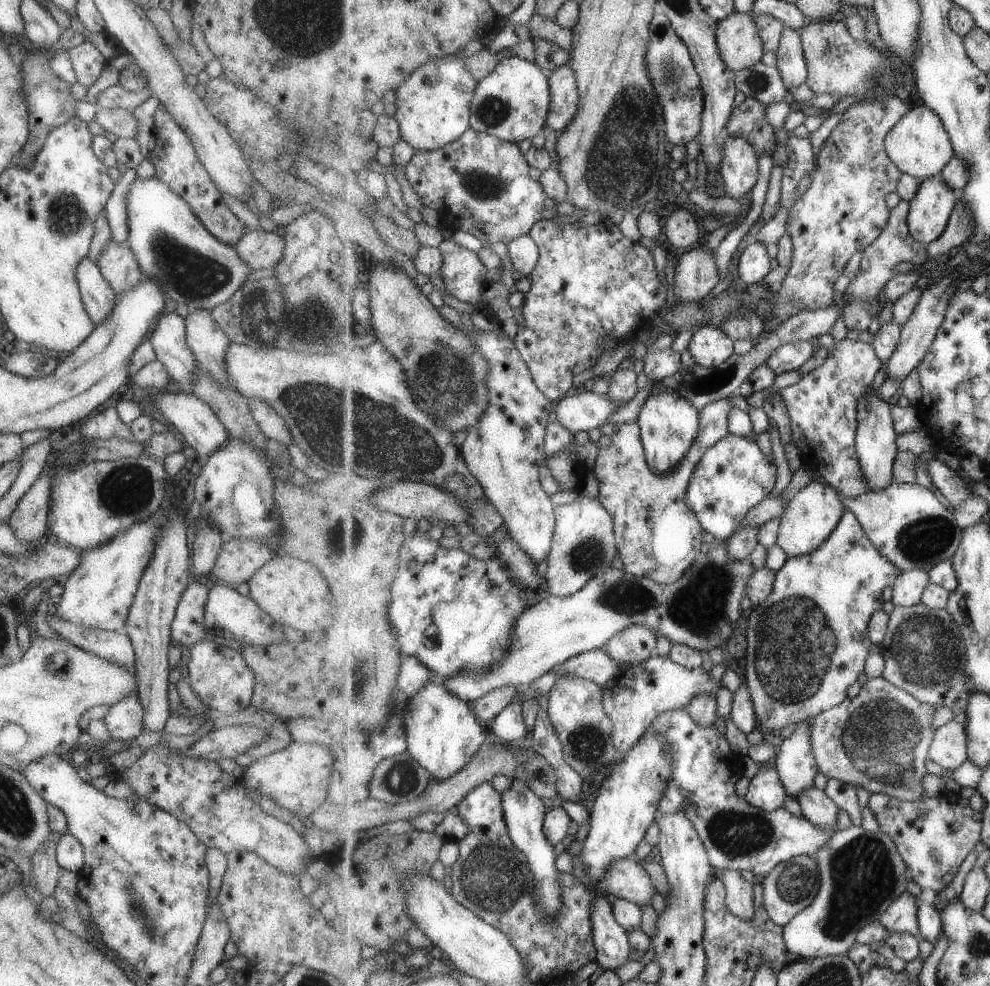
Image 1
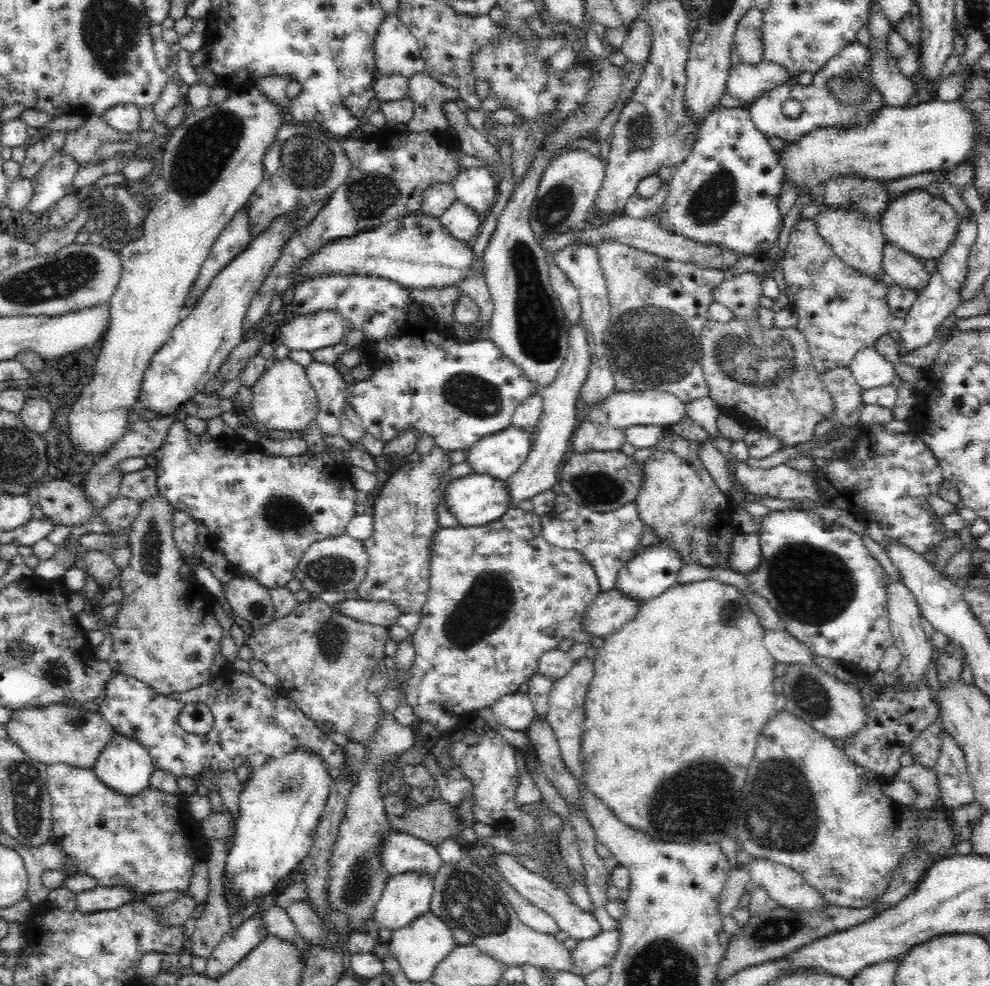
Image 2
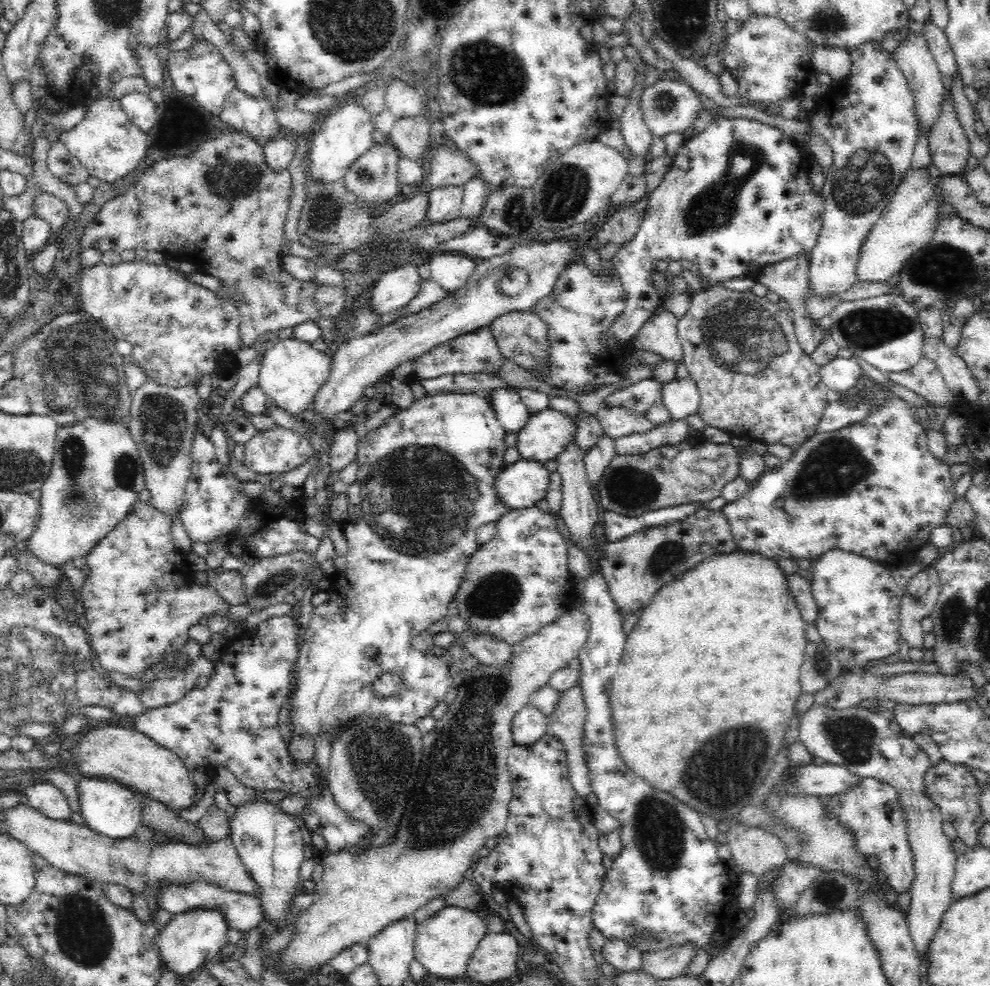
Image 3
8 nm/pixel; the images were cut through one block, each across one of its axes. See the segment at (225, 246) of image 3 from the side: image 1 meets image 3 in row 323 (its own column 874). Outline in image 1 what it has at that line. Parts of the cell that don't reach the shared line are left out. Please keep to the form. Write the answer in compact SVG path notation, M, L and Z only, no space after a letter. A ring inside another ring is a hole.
M902 201L893 208L889 223L882 236L879 236L873 244L866 246L862 251L862 259L859 264L855 278L849 282L844 293L847 302L844 310L844 318L849 329L858 332L869 330L874 315L870 305L879 300L879 294L887 287L887 284L897 275L895 268L901 262L910 261L915 266L921 266L927 262L928 249L919 243L911 235L908 217L910 216L910 203Z

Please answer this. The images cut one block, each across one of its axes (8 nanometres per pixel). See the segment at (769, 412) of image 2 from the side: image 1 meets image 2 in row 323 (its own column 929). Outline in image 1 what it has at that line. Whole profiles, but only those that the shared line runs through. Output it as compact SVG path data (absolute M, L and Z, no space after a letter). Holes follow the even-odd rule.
M884 677L868 679L868 681L862 686L860 693L855 698L847 698L847 700L845 700L840 706L831 708L810 720L810 724L813 725L813 727L810 728L810 742L814 749L814 756L818 763L818 768L829 780L838 779L843 783L858 785L859 787L864 787L871 794L884 793L903 801L915 801L923 798L923 796L921 796L921 780L923 780L925 774L928 774L927 768L925 768L925 762L927 762L935 732L935 730L929 727L929 722L931 722L931 718L933 718L933 714L935 714L935 709L935 707L931 707L929 704L918 702L913 696L911 696L911 694L904 692L902 689L896 688Z

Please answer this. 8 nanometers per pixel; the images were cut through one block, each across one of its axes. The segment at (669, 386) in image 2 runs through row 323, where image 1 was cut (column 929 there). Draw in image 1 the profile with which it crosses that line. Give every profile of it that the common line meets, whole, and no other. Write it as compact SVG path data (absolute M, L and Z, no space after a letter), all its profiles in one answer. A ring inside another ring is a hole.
M925 604L914 605L913 607L896 607L893 612L890 614L890 622L888 623L888 632L886 635L886 640L883 642L882 646L882 654L886 658L886 666L884 671L884 678L887 681L890 681L896 688L902 689L904 692L911 694L918 702L922 704L929 704L931 707L948 707L953 712L953 720L966 725L968 720L968 705L970 704L970 696L966 690L966 685L962 682L964 679L964 670L966 669L966 644L963 640L963 631L961 627L959 627L951 614L947 609L931 609L928 608Z

